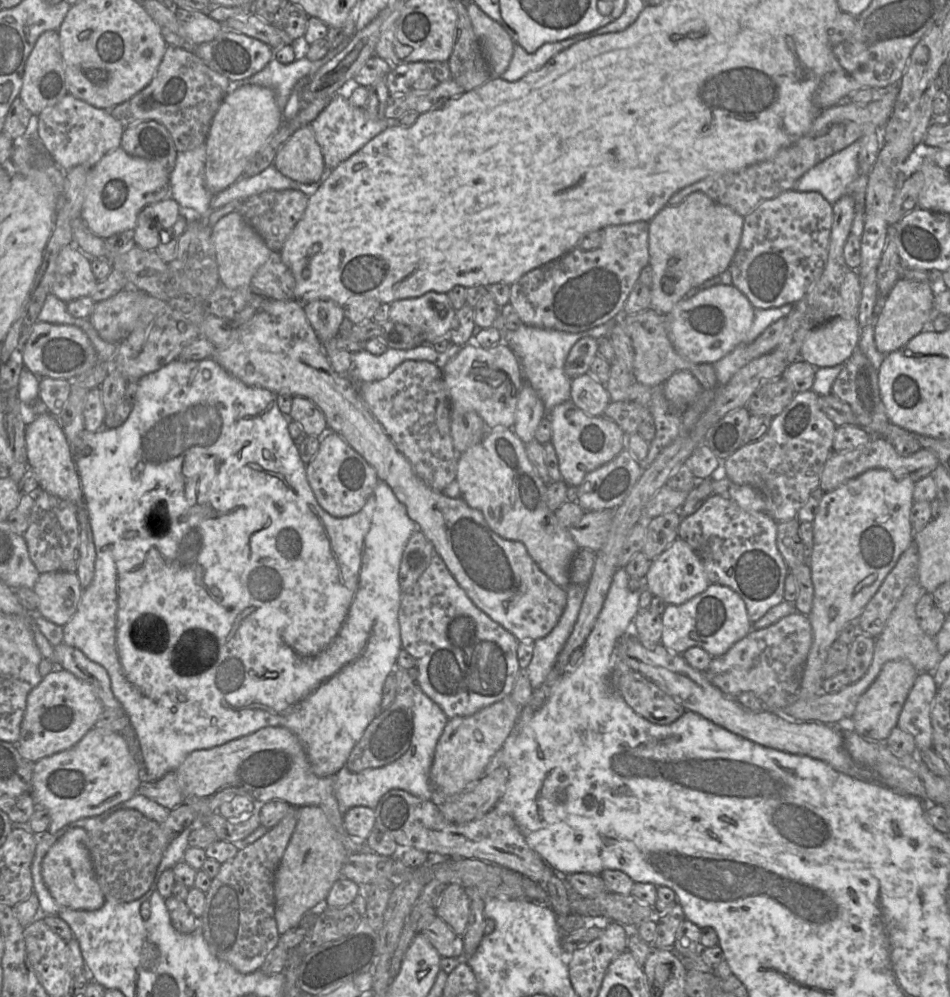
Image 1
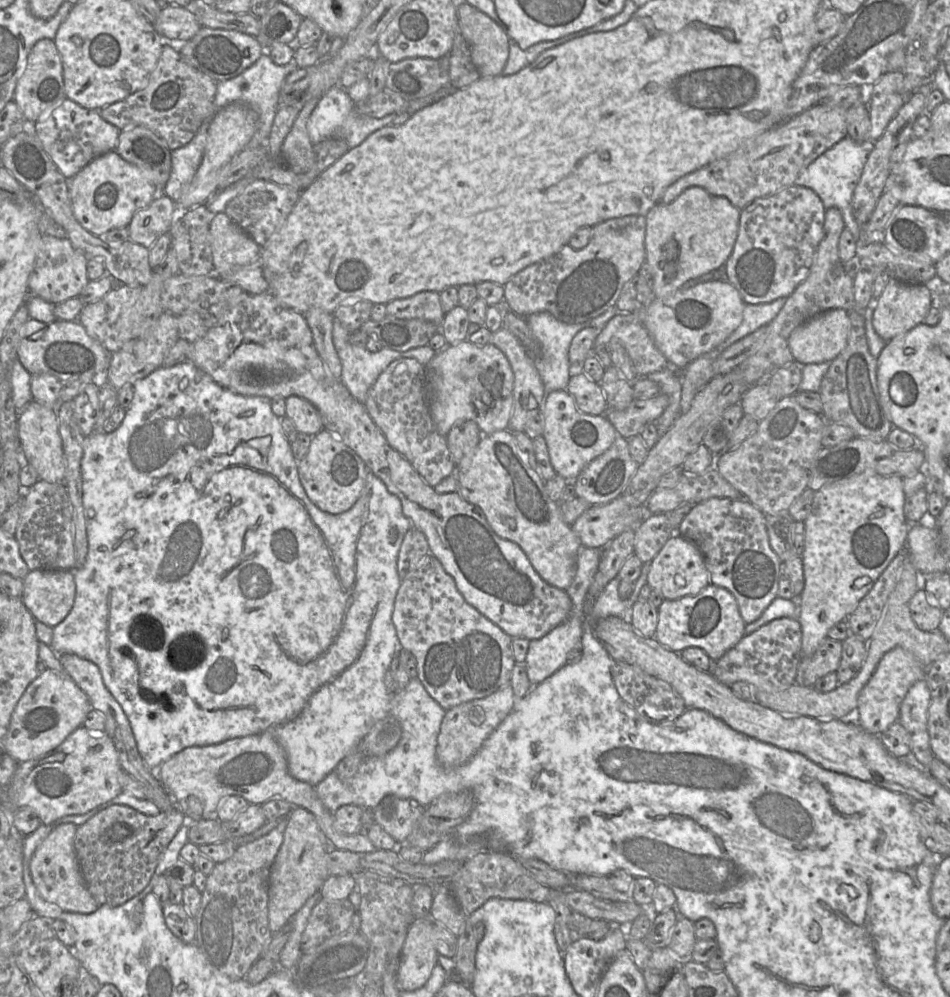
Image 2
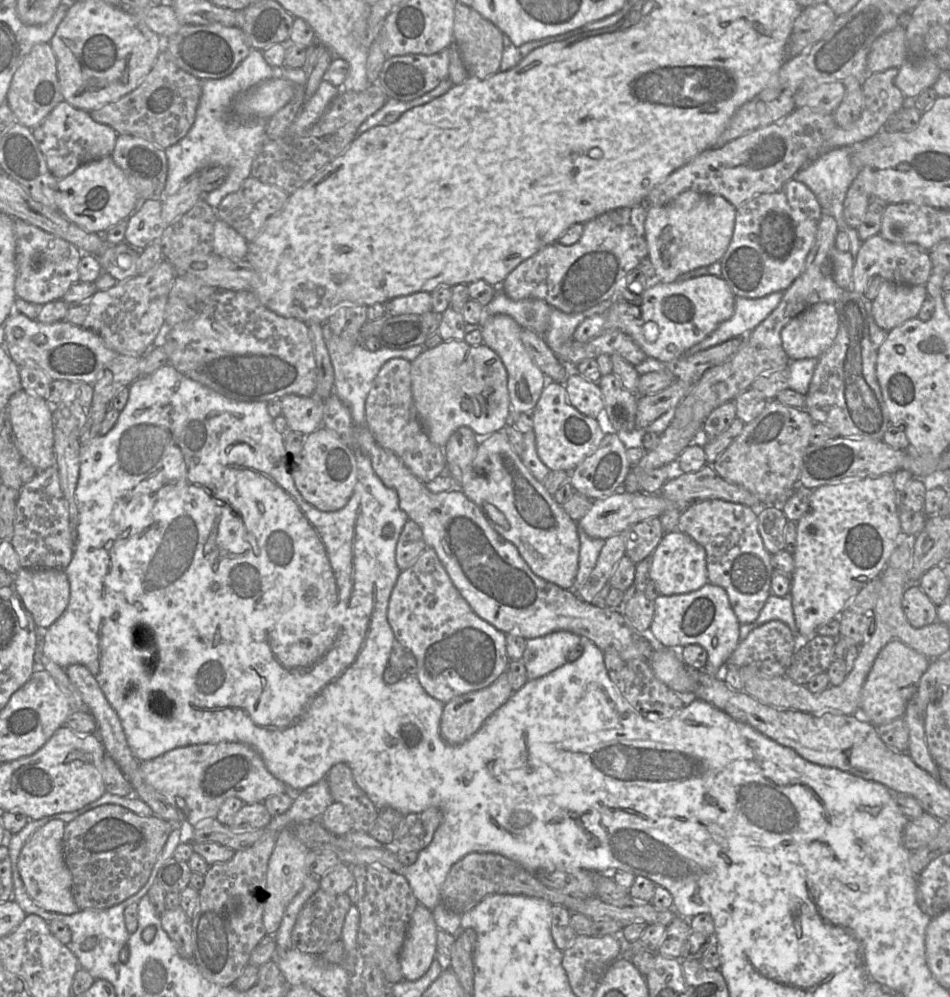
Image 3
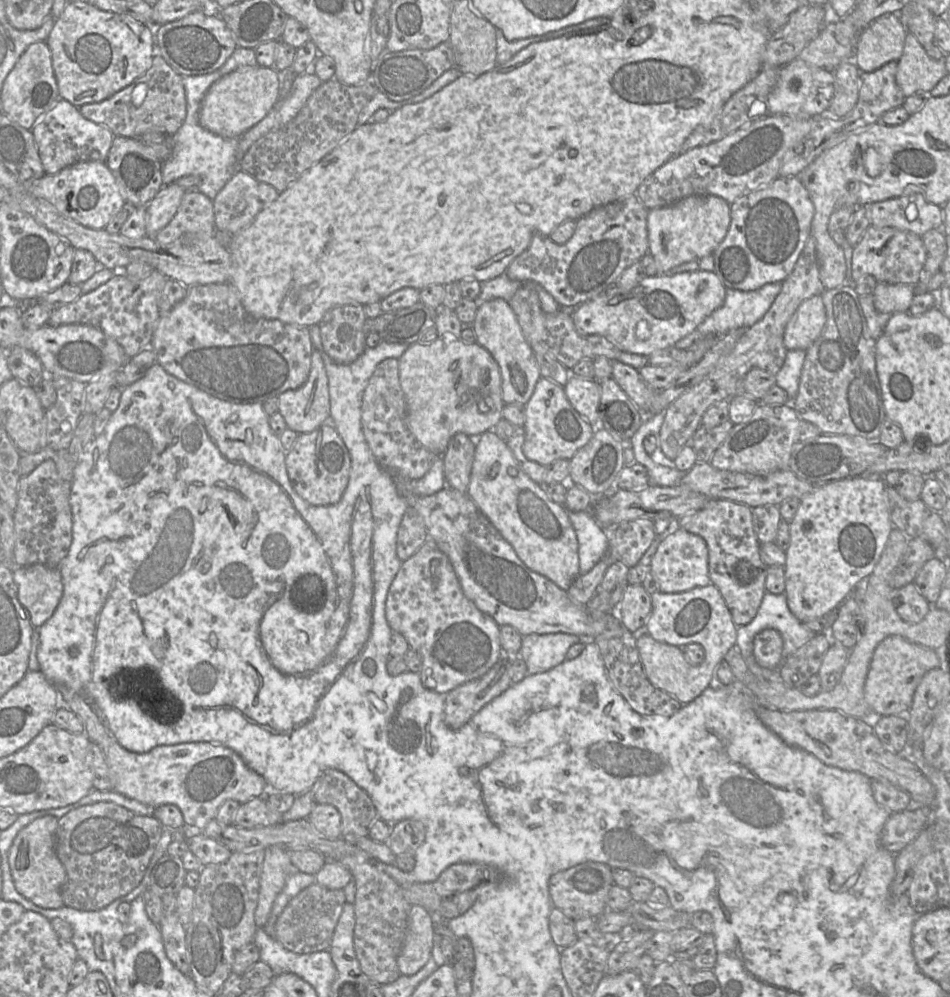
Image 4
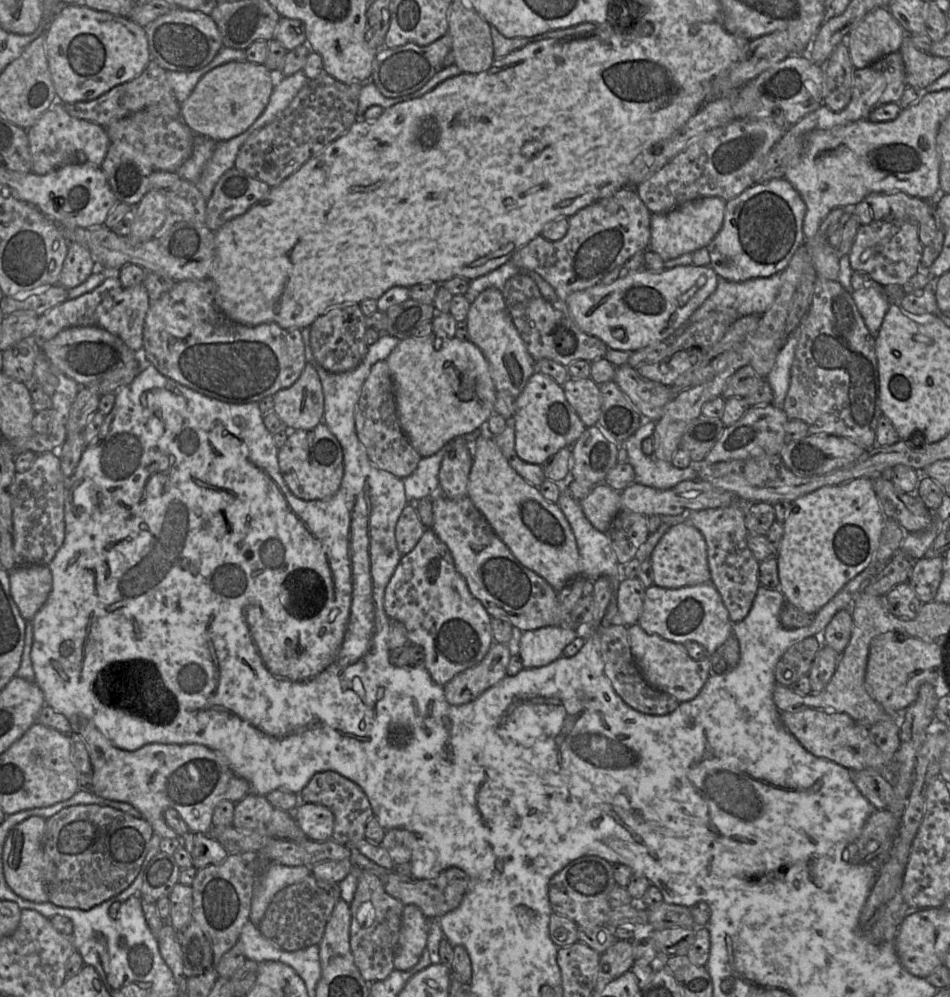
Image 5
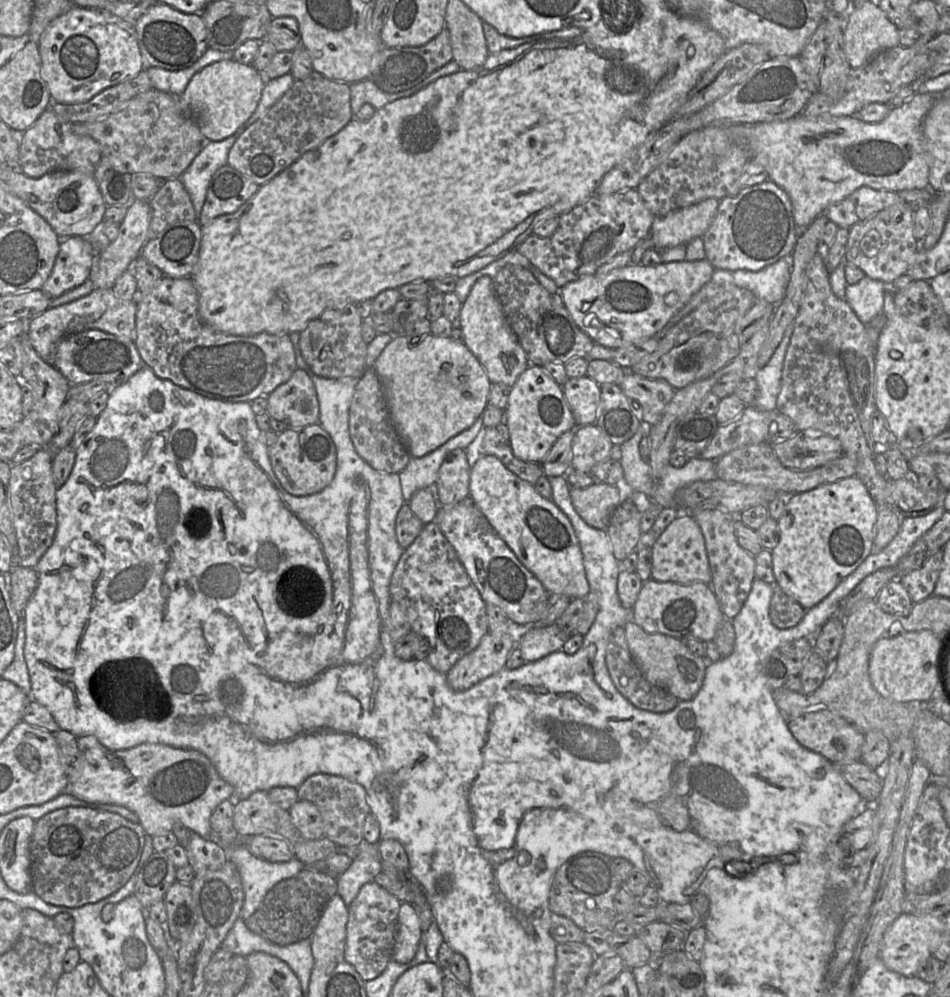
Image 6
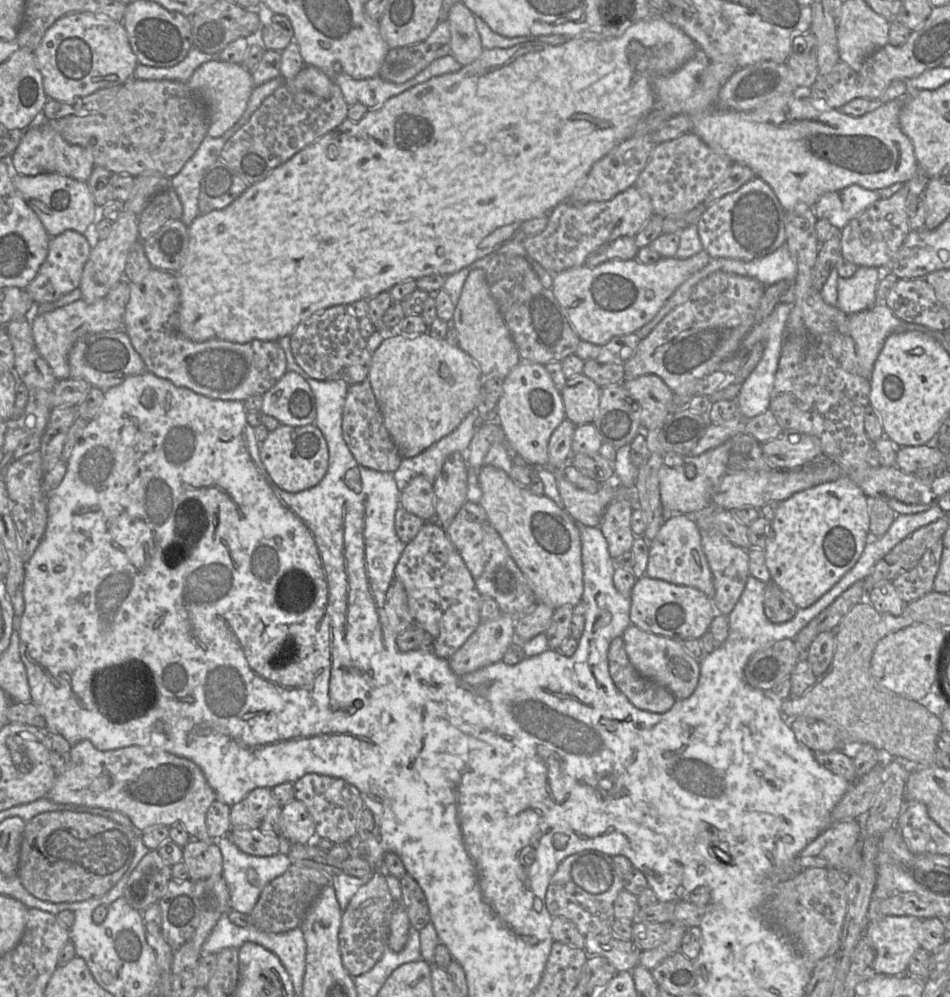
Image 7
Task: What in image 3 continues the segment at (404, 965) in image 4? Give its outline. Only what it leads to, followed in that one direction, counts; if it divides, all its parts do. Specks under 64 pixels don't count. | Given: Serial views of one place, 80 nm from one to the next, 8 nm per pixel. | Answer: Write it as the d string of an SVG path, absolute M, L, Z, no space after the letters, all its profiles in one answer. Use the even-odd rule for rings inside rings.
M418 904L408 924L400 953L403 979L415 981L430 968L436 953L437 927L432 913Z

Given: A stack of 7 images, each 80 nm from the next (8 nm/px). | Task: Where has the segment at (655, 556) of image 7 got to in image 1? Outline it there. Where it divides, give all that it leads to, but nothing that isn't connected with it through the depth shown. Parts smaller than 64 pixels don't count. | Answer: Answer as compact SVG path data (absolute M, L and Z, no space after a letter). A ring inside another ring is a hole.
M681 538L675 539L658 557L651 561L646 574L647 589L667 604L681 605L704 592L710 581L698 555Z

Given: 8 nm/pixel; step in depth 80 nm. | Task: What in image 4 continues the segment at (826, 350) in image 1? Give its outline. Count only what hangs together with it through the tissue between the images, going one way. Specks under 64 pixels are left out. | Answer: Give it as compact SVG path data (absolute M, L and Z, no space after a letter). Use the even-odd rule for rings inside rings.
M812 296L801 303L788 321L783 342L788 350L806 351L820 336L827 320L821 296Z

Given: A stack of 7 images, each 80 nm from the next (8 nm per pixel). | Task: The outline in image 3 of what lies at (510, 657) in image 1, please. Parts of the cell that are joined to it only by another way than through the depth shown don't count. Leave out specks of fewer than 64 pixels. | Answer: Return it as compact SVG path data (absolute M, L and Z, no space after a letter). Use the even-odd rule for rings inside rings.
M427 547L413 564L400 572L390 595L388 622L396 641L416 657L418 678L425 692L445 704L458 695L490 686L507 671L506 634L480 618L453 585L440 559Z

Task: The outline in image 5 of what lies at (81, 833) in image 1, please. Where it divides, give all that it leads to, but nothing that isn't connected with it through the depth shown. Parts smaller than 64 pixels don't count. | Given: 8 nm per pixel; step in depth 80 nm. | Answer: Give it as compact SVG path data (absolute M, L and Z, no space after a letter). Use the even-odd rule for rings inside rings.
M32 816L14 826L3 847L2 863L4 878L9 888L22 899L35 903L48 902L47 885L56 874L56 867L45 855L42 839L46 819Z

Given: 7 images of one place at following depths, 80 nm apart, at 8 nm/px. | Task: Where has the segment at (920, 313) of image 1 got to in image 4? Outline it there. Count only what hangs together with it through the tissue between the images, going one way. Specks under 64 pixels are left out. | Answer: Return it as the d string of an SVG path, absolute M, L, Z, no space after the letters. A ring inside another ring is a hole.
M879 282L874 292L875 308L882 313L909 312L914 285Z

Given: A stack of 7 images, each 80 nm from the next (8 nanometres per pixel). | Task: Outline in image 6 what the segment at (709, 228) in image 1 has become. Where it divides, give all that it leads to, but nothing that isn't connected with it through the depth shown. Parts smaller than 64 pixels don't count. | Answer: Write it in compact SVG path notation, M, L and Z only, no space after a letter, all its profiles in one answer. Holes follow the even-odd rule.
M710 198L699 203L672 211L665 216L654 217L650 236L654 249L686 245L694 238L701 238L712 223L719 206L719 200Z

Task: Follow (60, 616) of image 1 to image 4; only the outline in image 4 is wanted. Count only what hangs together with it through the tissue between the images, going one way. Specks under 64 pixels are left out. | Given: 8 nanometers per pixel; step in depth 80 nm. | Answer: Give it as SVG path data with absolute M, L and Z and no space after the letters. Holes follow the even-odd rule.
M41 564L12 567L20 603L27 609L33 627L42 626L55 612L63 596L58 568Z

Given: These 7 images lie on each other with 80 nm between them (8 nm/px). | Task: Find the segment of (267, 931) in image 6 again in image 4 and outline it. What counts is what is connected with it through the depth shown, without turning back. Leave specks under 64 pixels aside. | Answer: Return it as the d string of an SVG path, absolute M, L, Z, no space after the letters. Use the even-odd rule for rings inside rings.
M316 882L288 902L276 920L272 938L294 953L327 951L345 902L343 889L331 890Z

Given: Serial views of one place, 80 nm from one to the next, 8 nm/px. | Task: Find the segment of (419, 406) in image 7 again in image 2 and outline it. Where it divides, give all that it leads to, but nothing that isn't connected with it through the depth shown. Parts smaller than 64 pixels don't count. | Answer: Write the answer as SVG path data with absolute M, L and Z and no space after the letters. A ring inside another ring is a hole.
M464 340L437 352L426 368L430 415L440 435L446 437L454 425L466 420L474 421L486 435L508 429L514 374L506 356L495 345L475 345Z

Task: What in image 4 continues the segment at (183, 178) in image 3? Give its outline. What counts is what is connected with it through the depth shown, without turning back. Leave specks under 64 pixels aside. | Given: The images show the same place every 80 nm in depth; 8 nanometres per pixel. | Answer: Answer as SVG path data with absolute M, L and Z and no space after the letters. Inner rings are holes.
M237 47L224 65L216 71L203 75L182 76L187 99L187 115L180 129L172 136L170 157L163 162L163 186L172 184L183 176L199 175L202 178L202 183L198 191L213 200L239 170L237 158L238 138L224 138L203 128L199 123L199 110L207 90L215 81L241 66L256 65L258 63L254 49Z

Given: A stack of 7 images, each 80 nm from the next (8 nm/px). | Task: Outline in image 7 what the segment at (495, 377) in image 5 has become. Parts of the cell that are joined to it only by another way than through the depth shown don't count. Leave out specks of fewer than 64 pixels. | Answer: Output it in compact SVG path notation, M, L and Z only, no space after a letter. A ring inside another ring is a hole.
M474 269L466 278L454 309L453 321L458 332L458 347L476 362L483 376L498 374L505 378L521 362L517 347L489 290L483 270Z

